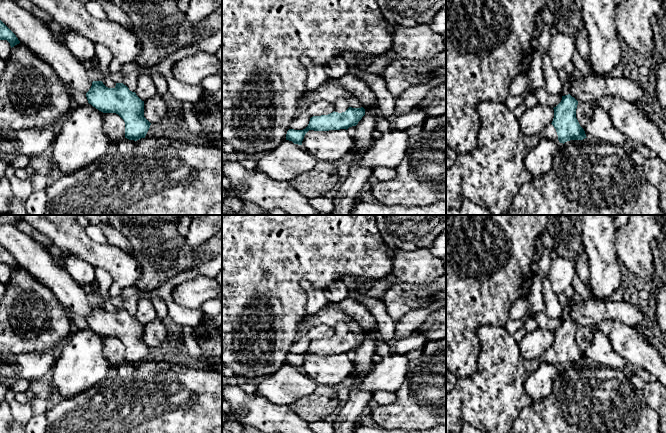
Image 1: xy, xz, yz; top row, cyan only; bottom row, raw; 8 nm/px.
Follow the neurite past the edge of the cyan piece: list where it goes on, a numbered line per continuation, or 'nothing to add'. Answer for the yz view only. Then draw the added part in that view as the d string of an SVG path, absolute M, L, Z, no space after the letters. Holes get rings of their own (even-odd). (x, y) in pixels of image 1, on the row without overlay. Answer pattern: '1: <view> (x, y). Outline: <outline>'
1: yz (491, 399). Outline: M483 325L476 330L480 341L480 353L477 368L473 375L457 378L456 385L446 394L446 433L459 432L465 423L484 430L487 433L509 433L520 411L533 402L524 389L525 379L541 364L550 363L559 366L556 353L548 348L539 358L526 360L520 354L520 346L505 327Z

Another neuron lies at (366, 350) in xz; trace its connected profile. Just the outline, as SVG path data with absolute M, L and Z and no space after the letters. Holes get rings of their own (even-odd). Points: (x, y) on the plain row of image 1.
M371 332L365 333L365 339L358 346L355 352L355 368L351 375L353 377L360 377L362 374L367 376L374 365L371 358L376 355L376 340L373 338Z

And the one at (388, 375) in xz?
M396 353L382 358L379 363L374 363L361 388L371 393L378 391L395 393L404 383L408 363L406 355Z

